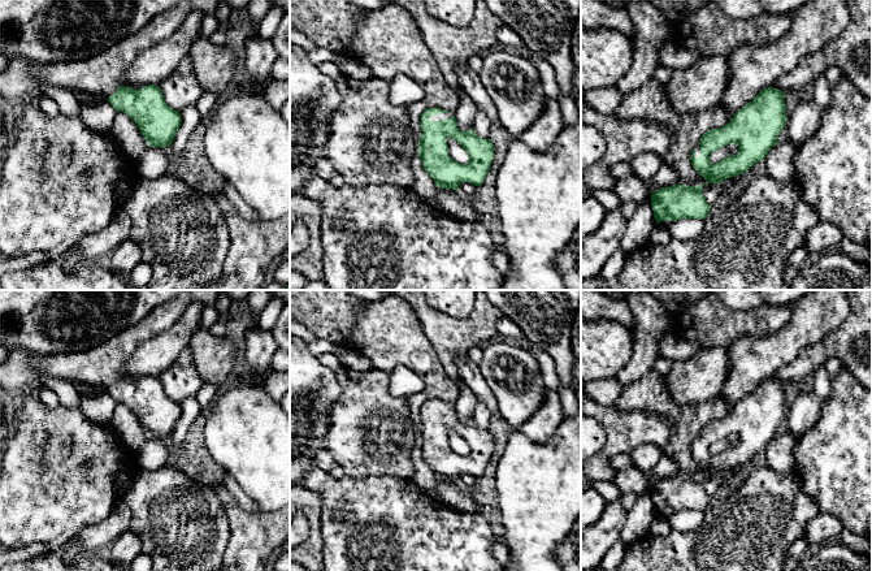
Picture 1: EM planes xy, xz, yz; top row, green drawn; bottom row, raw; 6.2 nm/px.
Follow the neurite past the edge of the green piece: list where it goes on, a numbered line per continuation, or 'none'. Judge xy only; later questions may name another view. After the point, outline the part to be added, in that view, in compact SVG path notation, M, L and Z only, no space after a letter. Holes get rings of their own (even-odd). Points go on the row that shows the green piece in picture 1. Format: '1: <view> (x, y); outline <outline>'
1: xy (103, 73); outline M179 0L161 16L153 17L139 33L78 62L38 65L23 59L9 59L6 68L0 72L0 95L23 103L38 99L43 87L52 86L108 99L120 86L130 87L125 75L140 52L170 38L191 12L199 10L204 16L216 13L218 1Z

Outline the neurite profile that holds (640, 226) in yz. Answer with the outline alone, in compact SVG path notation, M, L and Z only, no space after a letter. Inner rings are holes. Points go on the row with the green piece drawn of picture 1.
M650 194L628 221L625 234L621 241L621 250L625 255L632 254L638 247L650 241L650 234L658 224L654 217Z

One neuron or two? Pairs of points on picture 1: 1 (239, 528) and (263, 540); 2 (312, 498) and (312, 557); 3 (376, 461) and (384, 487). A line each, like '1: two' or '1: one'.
1: one
2: one
3: two

